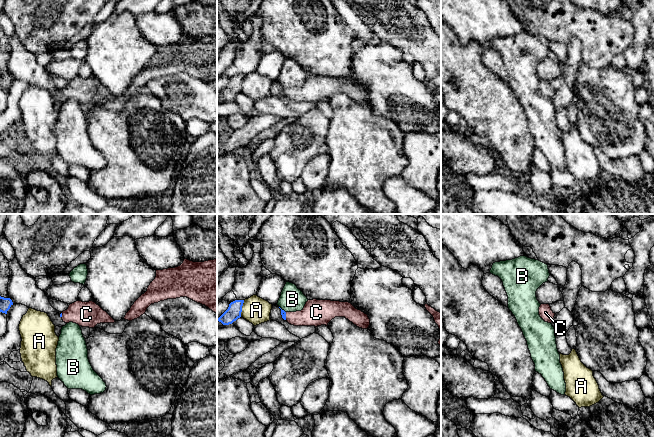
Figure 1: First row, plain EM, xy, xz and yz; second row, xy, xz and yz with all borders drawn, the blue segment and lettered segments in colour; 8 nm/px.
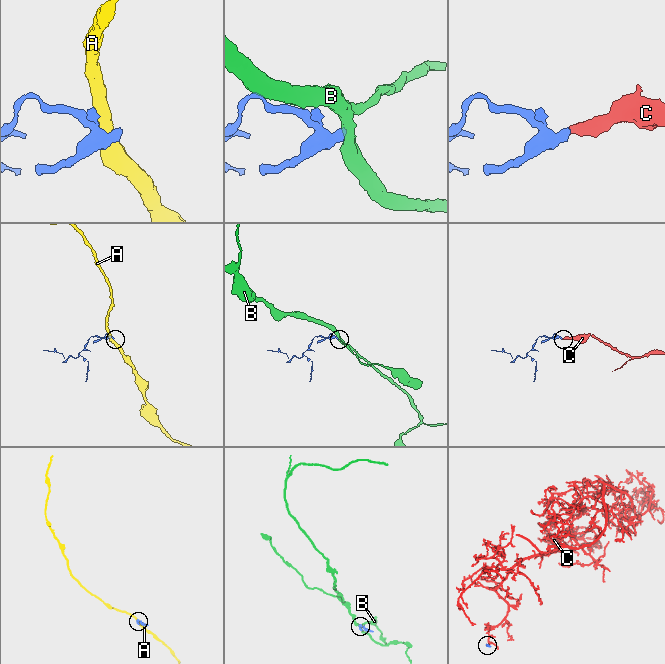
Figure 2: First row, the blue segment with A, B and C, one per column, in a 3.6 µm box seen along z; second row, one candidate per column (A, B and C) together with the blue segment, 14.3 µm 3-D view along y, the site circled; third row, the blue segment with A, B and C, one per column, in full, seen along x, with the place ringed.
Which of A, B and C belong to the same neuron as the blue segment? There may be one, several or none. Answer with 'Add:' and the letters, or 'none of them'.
Add: C

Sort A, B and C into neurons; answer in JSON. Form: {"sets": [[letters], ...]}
{"sets": [["A"], ["B"], ["C"]]}

